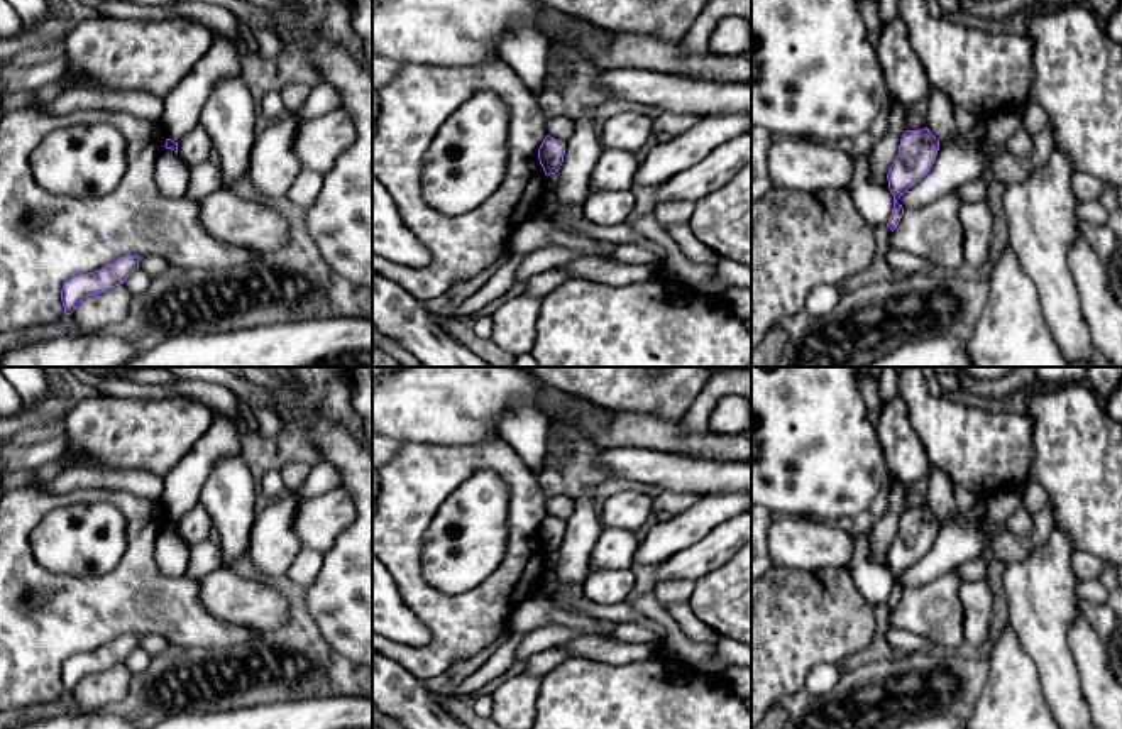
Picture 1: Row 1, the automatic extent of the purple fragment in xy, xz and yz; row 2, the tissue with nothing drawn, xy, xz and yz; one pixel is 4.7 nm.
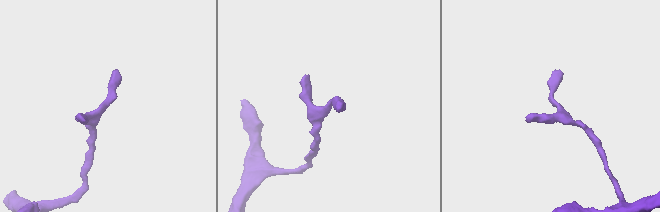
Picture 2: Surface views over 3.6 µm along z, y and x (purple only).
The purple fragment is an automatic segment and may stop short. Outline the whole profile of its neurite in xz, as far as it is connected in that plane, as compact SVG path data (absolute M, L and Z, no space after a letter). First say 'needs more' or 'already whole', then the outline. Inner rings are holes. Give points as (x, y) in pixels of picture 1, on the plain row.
already whole | M547 514L538 528L538 538L547 555L558 551L565 533L565 521Z

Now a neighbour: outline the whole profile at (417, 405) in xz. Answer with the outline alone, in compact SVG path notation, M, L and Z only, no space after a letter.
M403 367L384 372L372 381L372 436L437 445L501 438L499 418L516 406L538 409L548 423L548 431L570 433L577 445L589 441L596 448L592 463L602 475L696 497L712 492L751 494L751 436L711 431L687 435L680 421L635 411L611 411L550 389L518 367Z

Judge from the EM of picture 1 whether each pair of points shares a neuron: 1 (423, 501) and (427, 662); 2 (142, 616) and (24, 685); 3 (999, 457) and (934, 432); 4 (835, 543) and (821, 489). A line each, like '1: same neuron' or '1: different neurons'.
1: same neuron
2: same neuron
3: same neuron
4: different neurons

